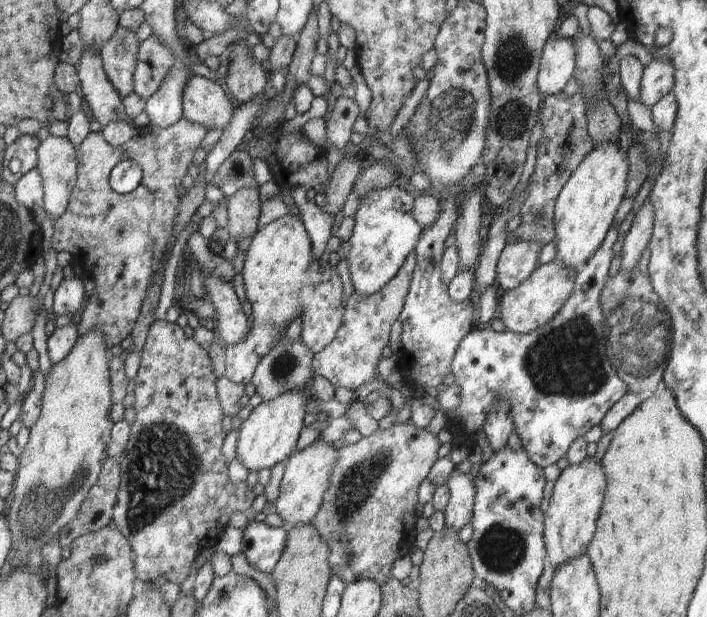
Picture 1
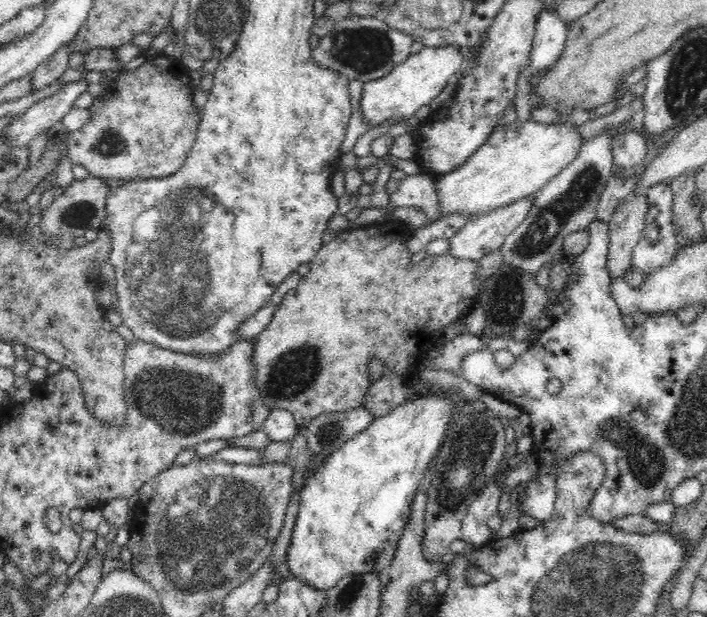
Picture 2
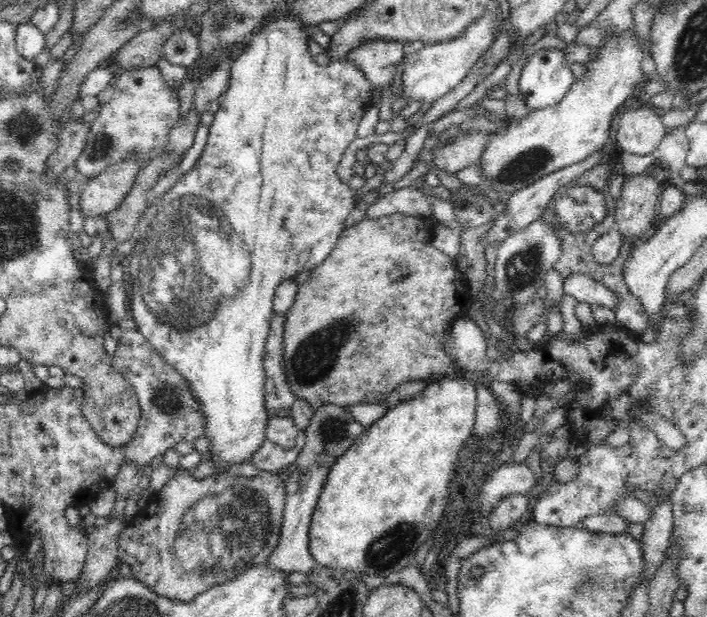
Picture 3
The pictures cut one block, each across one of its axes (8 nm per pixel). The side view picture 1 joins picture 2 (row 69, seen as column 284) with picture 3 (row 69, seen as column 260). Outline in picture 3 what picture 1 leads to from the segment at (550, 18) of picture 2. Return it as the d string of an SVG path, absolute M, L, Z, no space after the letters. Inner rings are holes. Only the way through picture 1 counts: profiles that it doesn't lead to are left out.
M546 48L533 54L521 70L519 96L529 110L558 104L575 82L564 51Z

